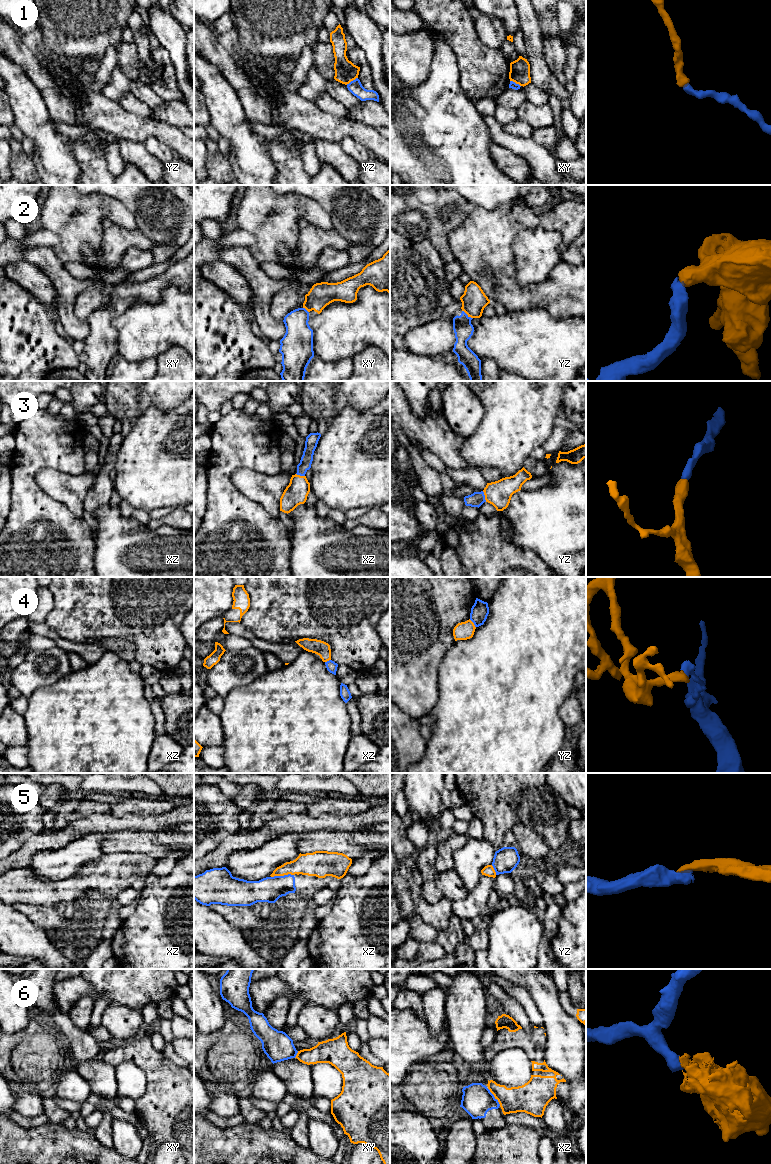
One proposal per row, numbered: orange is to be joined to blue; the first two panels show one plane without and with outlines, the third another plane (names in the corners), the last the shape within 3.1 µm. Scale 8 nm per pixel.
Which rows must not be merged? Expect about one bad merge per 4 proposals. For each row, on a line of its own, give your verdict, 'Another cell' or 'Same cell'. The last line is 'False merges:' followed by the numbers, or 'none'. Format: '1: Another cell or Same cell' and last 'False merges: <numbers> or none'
1: Another cell
2: Same cell
3: Same cell
4: Another cell
5: Same cell
6: Another cell
False merges: 1, 4, 6

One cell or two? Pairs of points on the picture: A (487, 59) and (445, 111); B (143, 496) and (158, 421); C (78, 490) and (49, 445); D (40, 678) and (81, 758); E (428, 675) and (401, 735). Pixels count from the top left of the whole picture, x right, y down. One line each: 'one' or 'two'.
A: two
B: one
C: two
D: two
E: two

